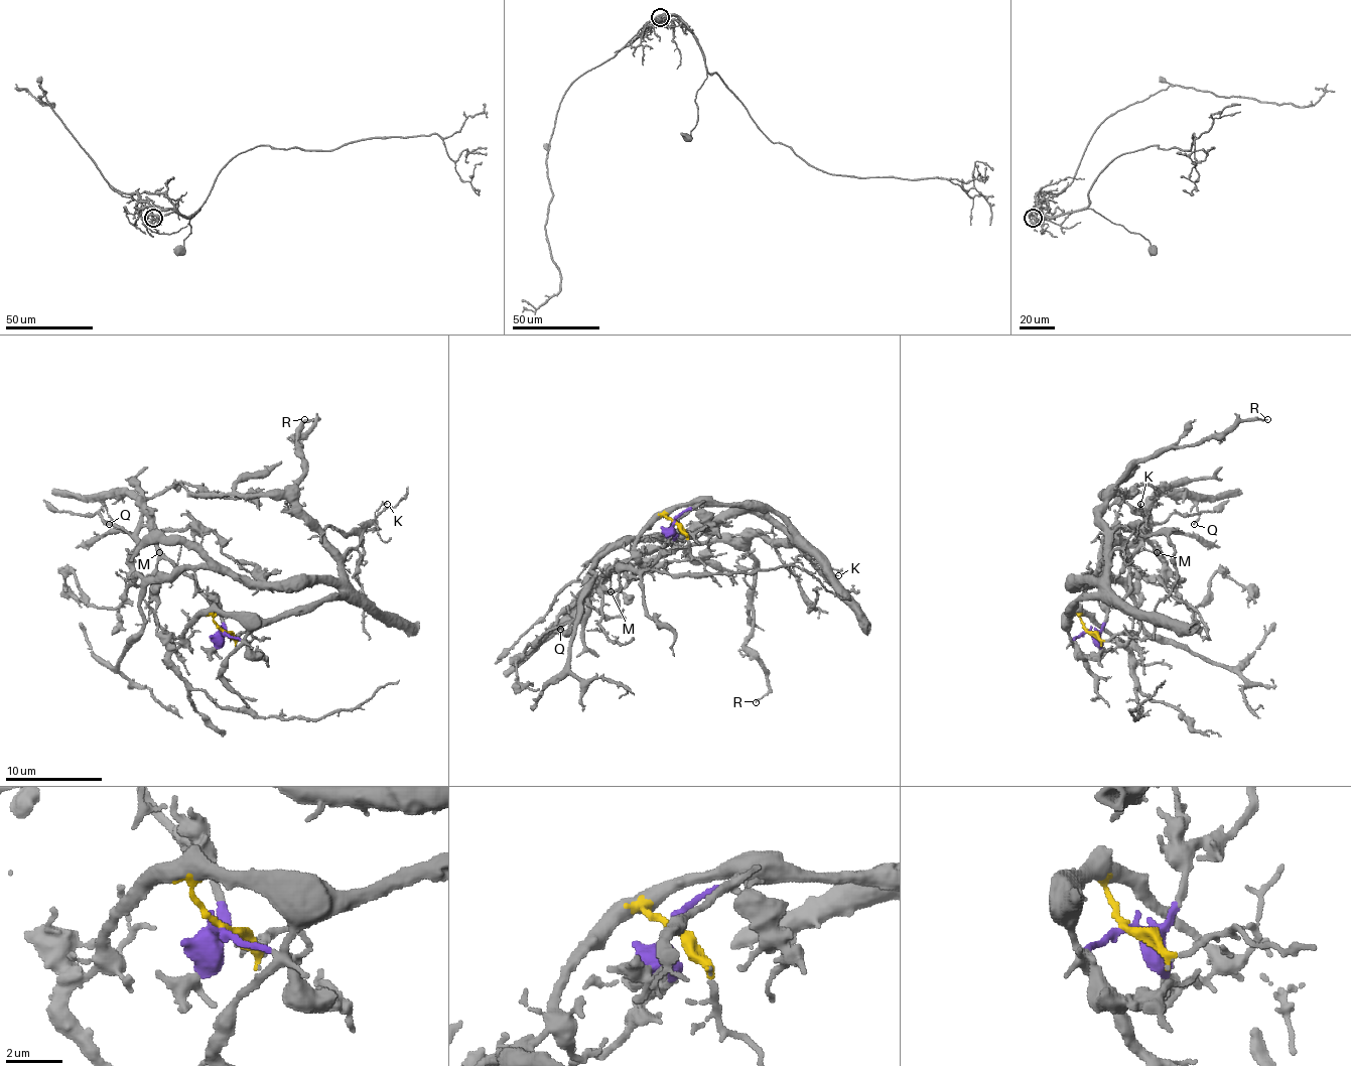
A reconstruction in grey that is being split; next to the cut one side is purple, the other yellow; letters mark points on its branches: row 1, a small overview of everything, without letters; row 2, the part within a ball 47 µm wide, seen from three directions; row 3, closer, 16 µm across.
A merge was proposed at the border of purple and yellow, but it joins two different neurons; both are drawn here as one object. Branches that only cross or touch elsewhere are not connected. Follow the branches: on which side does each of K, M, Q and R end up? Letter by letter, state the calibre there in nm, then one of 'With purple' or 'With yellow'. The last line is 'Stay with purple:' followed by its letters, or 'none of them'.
K: Thickness 140 nm. With yellow
M: Thickness 140 nm. With purple
Q: Thickness 150 nm. With purple
R: Thickness 110 nm. With yellow
Stay with purple: M, Q

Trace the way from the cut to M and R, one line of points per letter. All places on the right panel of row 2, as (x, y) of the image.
M: (1086, 631), (1101, 628), (1106, 612), (1130, 586), (1130, 560), (1142, 548), (1157, 553)
R: (1086, 631), (1069, 612), (1096, 591), (1106, 565), (1101, 511), (1108, 492), (1137, 462), (1266, 419)

